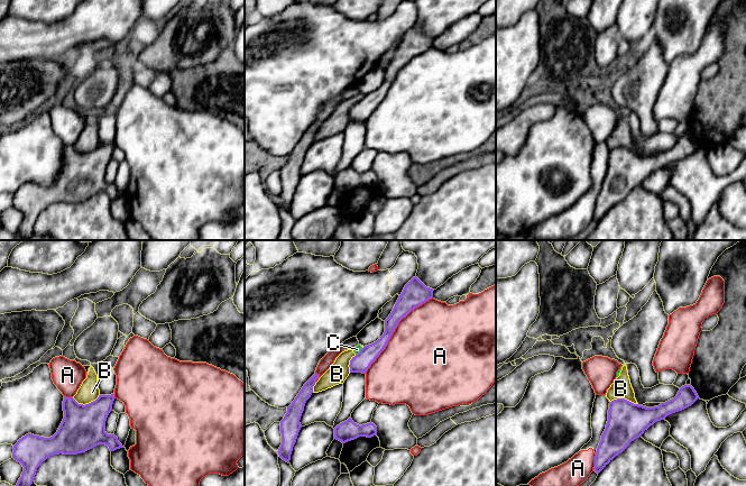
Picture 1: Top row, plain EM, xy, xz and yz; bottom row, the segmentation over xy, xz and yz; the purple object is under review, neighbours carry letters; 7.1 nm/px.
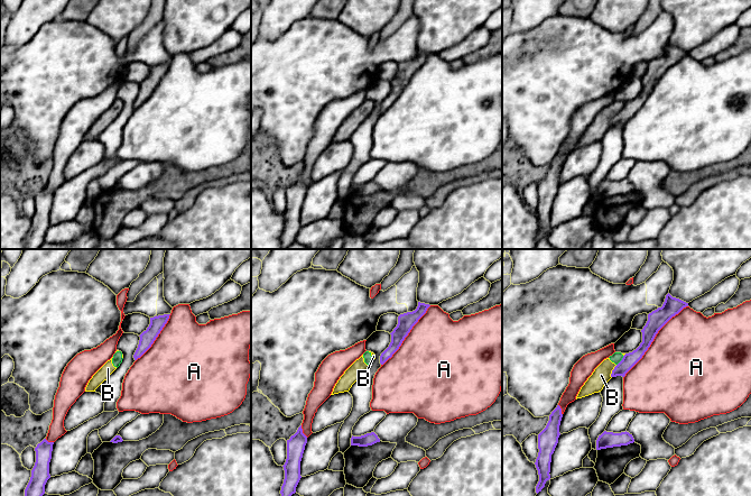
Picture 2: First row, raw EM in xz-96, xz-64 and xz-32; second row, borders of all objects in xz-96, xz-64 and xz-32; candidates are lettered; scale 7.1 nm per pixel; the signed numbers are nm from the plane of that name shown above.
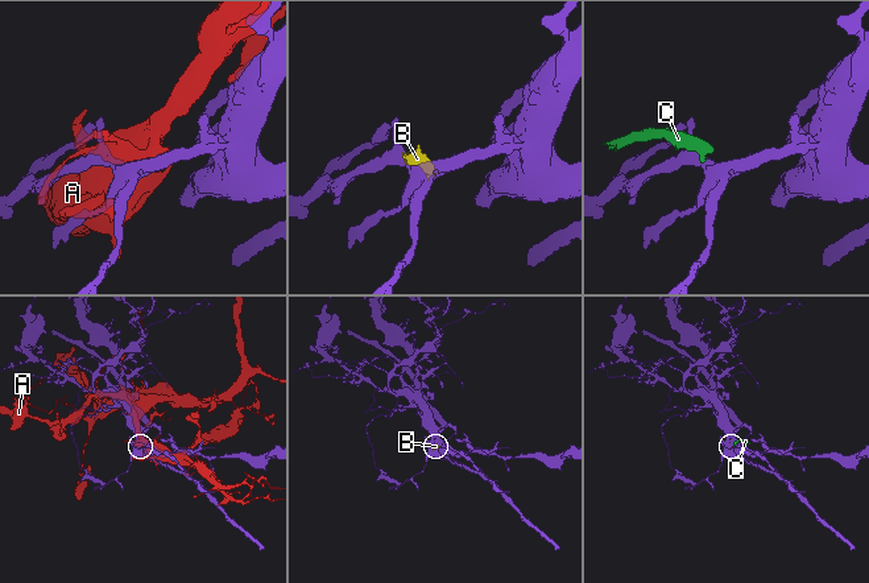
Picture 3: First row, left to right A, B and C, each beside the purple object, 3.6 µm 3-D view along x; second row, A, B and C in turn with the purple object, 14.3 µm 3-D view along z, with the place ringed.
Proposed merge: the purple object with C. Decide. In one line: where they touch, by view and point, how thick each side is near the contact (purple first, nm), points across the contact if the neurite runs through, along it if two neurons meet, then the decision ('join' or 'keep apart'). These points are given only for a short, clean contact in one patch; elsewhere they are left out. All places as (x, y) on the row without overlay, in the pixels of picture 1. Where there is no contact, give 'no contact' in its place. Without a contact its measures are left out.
xz (360, 99) | 140/50 nm | keep apart

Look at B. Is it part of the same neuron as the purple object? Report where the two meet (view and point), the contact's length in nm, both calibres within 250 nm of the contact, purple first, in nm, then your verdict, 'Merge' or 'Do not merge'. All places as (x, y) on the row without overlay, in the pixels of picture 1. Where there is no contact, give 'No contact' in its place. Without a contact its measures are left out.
Touches purple at xy (85, 153). Shared border 200 nm. Thickness 320 nm (purple) against 150 nm. Do not merge

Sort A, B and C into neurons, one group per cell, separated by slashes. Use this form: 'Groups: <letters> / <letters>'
Groups: A / B C

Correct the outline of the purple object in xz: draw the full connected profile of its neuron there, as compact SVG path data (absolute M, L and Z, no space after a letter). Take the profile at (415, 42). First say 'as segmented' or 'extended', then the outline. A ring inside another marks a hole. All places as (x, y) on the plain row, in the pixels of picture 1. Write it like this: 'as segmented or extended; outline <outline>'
as segmented; outline M416 25L413 26L404 36L392 62L385 68L385 81L374 92L365 94L350 109L350 121L366 122L370 113L376 109L380 101L387 94L398 71L405 66L412 58L422 54L433 46L433 39L426 36Z

